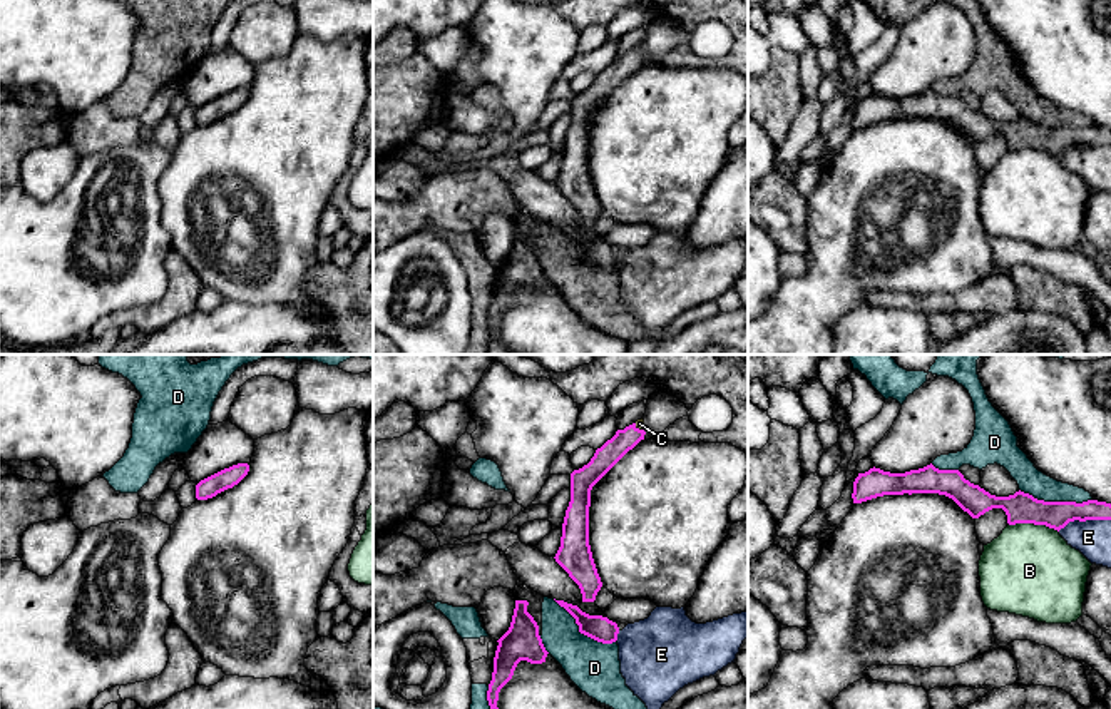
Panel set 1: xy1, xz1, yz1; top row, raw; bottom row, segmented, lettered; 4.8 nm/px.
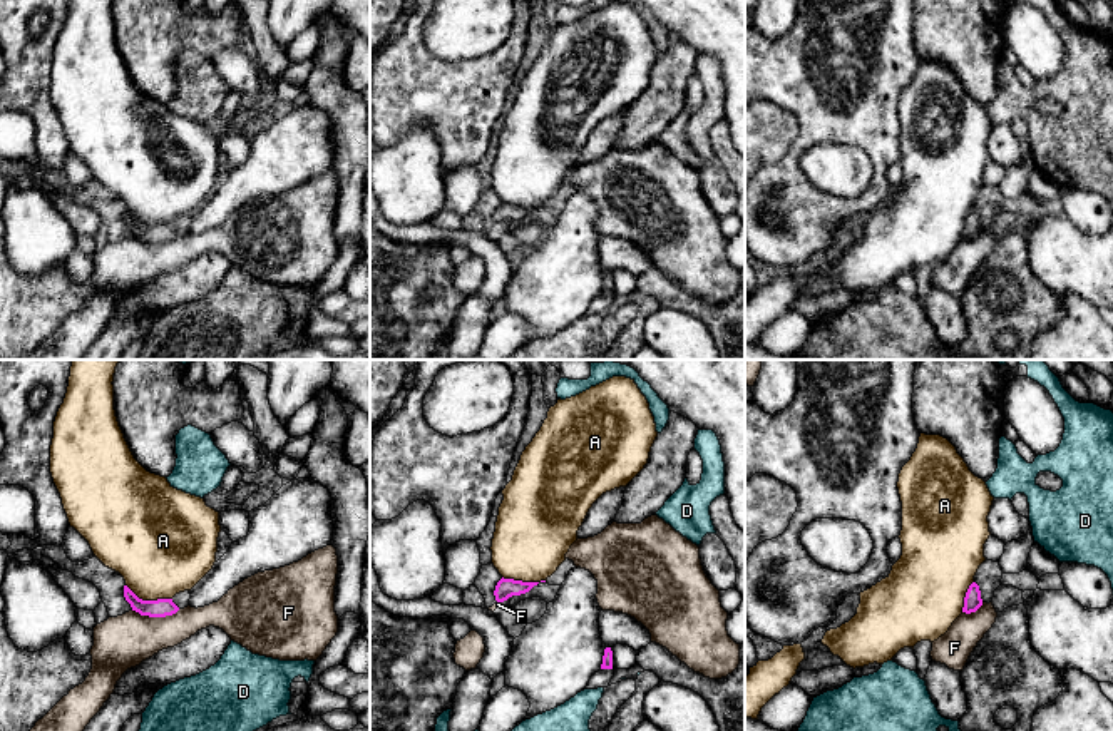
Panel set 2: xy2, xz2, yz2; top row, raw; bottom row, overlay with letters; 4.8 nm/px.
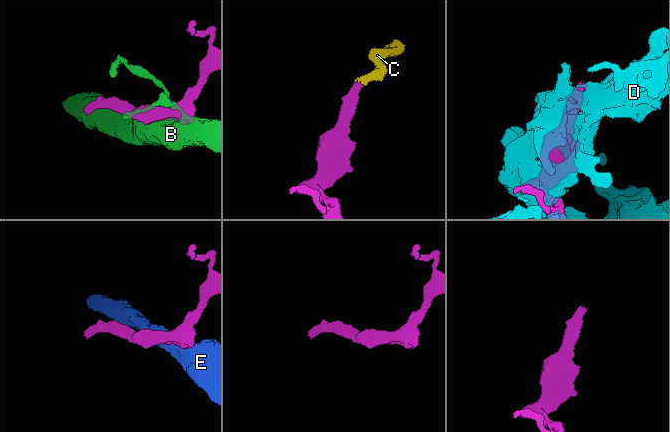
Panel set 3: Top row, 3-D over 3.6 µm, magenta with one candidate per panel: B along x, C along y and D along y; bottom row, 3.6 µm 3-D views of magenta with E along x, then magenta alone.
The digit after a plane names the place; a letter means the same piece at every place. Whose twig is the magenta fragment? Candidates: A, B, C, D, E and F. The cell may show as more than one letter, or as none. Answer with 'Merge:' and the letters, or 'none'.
Merge: C

